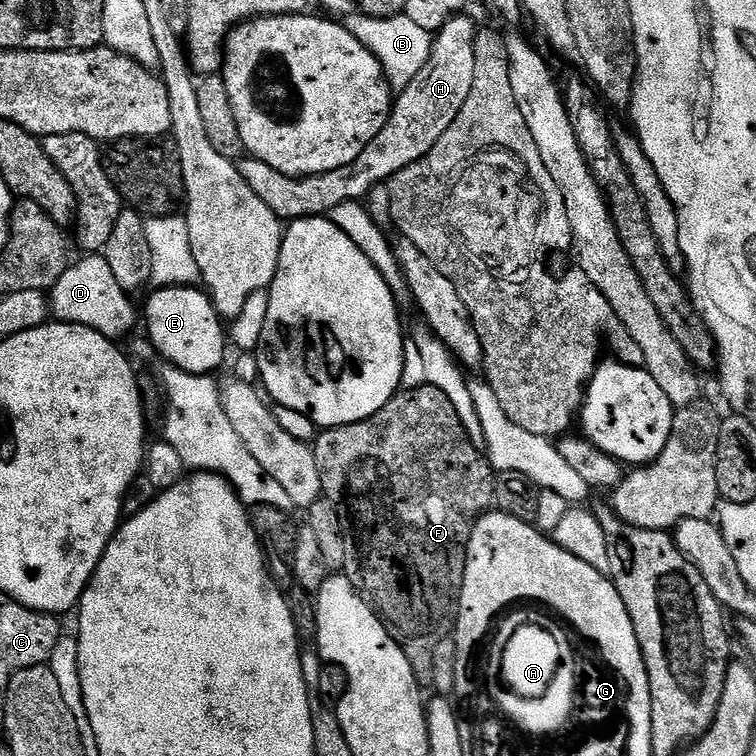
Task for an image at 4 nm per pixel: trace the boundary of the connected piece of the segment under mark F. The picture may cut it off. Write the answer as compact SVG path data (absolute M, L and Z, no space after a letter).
M427 383L397 392L378 414L362 422L323 429L311 450L318 462L323 499L338 506L348 535L343 575L383 620L402 654L406 654L421 689L431 689L434 650L438 650L442 638L453 635L470 534L477 520L493 507L497 473L488 456L471 442L450 399Z

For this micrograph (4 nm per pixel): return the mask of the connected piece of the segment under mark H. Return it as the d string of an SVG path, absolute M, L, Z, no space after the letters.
M461 14L446 22L446 26L435 33L432 56L426 66L422 66L414 82L399 89L386 126L382 126L366 150L354 158L354 162L317 176L299 177L282 174L261 160L244 158L238 164L242 178L246 178L258 198L262 198L262 202L266 202L266 206L270 206L270 210L274 210L274 214L284 222L301 220L307 216L328 216L334 206L363 201L368 193L398 174L398 170L418 162L418 158L427 154L434 142L438 142L446 130L450 130L450 124L470 98L470 90L474 86L477 31L478 24L468 14Z

